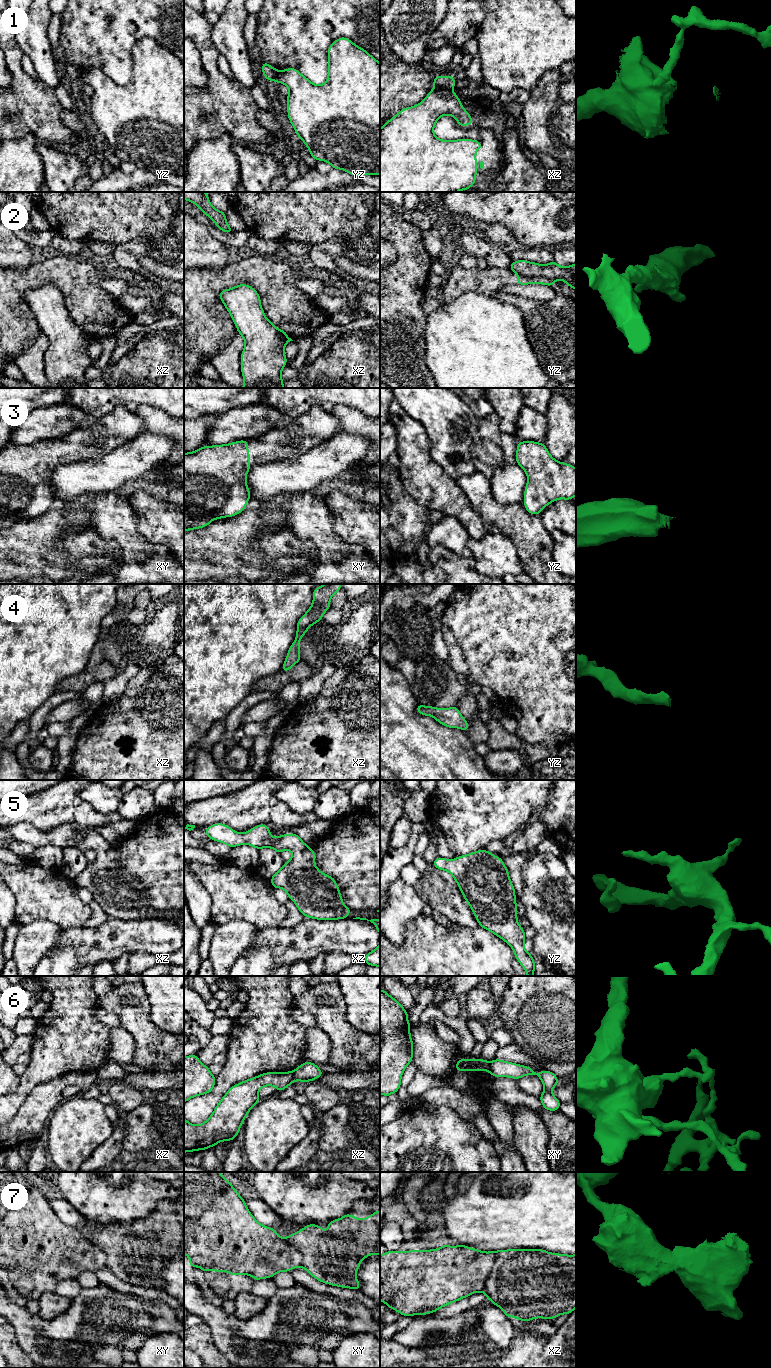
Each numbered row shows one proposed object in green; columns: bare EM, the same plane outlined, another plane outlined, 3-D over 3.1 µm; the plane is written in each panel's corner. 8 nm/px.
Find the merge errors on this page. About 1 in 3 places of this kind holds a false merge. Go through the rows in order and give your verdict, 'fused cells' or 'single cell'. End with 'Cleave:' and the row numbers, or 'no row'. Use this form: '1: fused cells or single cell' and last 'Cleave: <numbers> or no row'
1: fused cells
2: fused cells
3: single cell
4: single cell
5: single cell
6: fused cells
7: fused cells
Cleave: 1, 2, 6, 7

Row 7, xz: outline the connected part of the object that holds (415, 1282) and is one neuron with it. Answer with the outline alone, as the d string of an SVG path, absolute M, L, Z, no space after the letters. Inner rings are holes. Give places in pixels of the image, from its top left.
M445 1242L439 1249L409 1250L402 1252L387 1251L380 1255L380 1300L389 1309L396 1310L403 1316L426 1315L467 1296L482 1292L489 1271L497 1258L497 1252L484 1252L458 1244L448 1246Z

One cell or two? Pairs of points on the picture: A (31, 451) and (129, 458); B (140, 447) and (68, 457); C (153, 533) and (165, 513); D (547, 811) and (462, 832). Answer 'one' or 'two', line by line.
A: two
B: two
C: one
D: two

